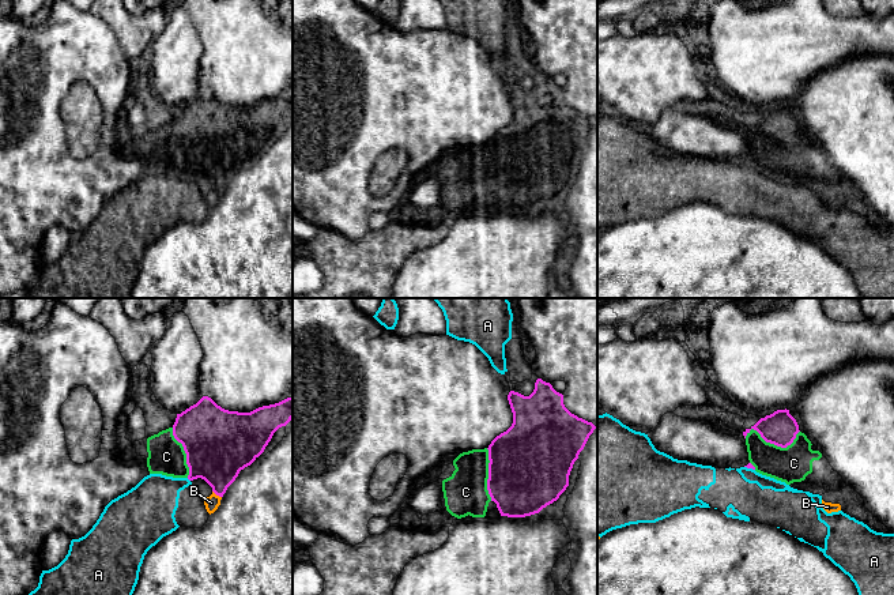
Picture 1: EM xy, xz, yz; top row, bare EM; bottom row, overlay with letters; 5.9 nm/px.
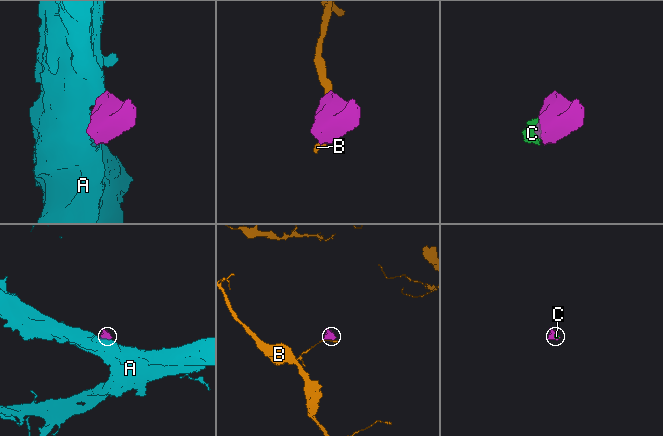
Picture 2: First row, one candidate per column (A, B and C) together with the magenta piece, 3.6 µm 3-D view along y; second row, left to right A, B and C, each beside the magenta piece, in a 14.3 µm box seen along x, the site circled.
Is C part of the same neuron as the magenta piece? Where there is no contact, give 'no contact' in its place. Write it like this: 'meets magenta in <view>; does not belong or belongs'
meets magenta in yz; belongs

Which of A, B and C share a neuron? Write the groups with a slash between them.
A / B / C

